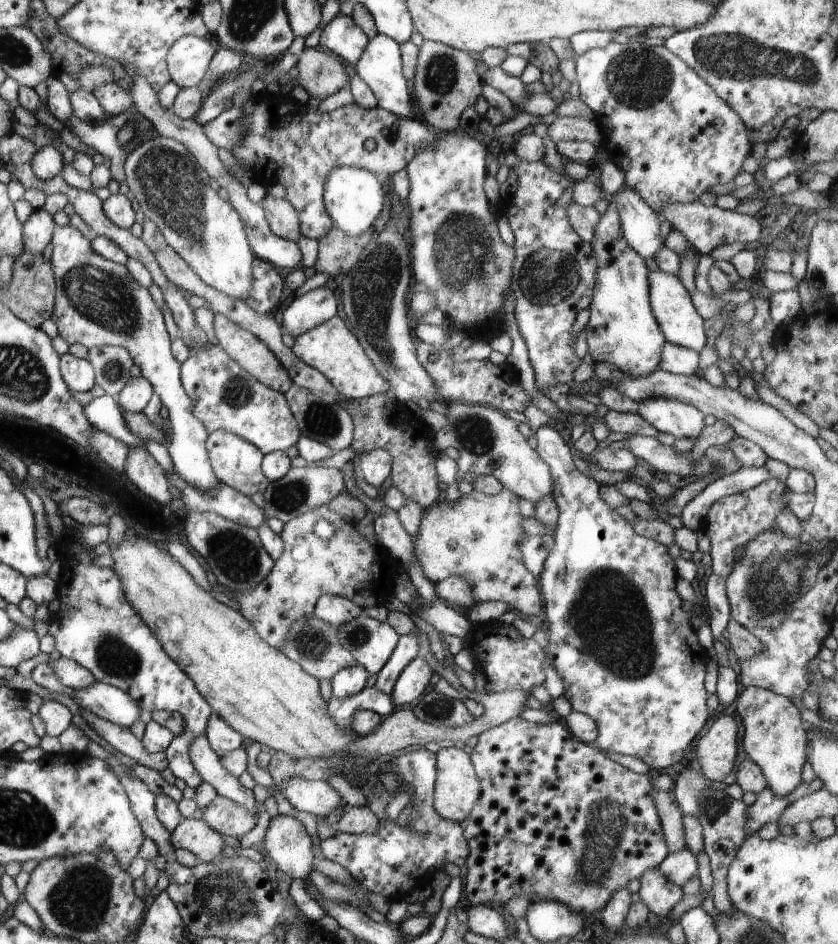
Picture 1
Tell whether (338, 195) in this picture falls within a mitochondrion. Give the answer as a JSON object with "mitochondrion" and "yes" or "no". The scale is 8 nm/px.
{"mitochondrion":"no"}

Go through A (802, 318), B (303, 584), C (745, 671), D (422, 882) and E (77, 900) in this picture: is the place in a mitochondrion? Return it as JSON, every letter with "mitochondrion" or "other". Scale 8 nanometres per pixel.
{"A":"other","B":"other","C":"other","D":"other","E":"mitochondrion"}

